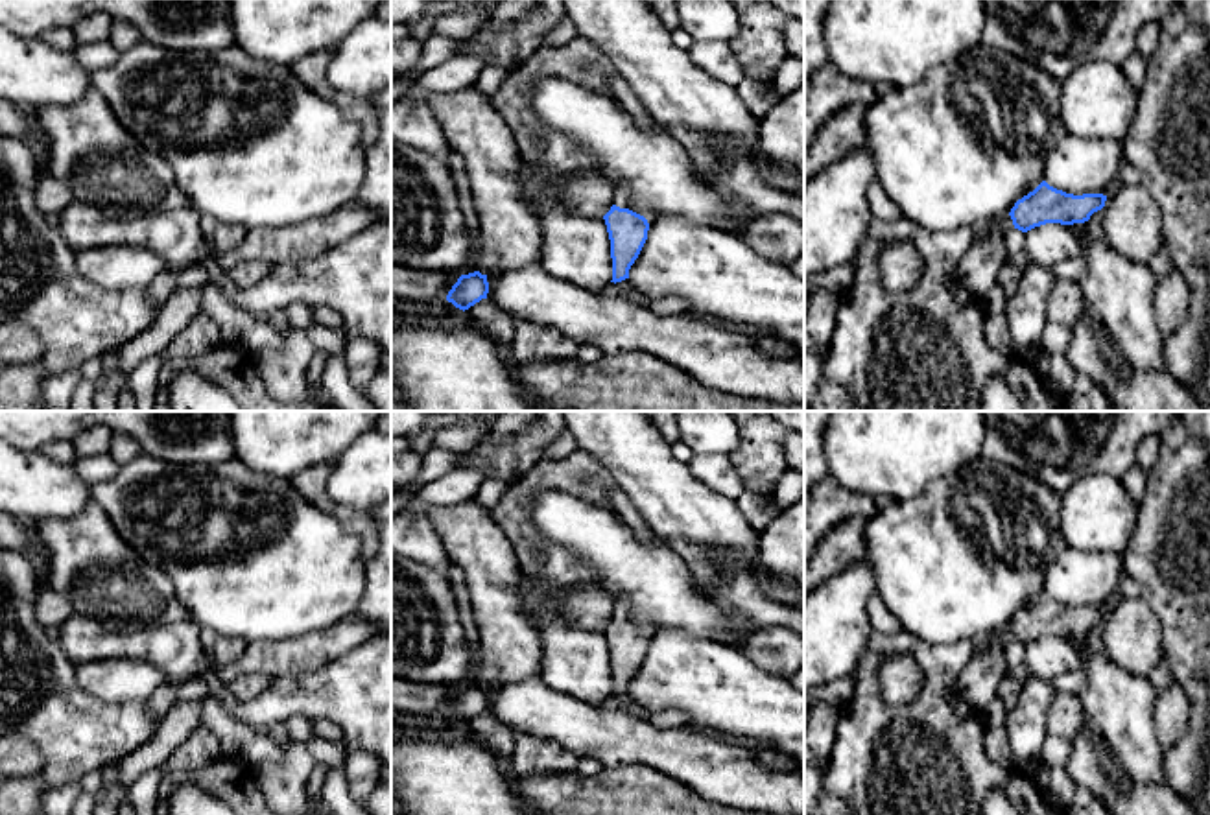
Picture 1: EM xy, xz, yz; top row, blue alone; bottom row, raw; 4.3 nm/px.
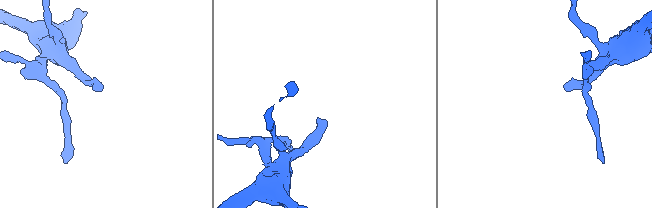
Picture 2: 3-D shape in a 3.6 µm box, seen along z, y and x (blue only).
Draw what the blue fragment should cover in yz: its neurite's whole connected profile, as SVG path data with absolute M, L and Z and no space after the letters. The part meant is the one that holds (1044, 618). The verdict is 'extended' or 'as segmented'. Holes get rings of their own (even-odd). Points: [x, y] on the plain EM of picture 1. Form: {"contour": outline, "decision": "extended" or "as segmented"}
{"contour": "M1042 594L1033 605L1018 612L1009 627L974 642L974 655L981 655L1000 642L1014 640L1027 645L1046 636L1085 636L1094 625L1105 620L1105 614L1107 608L1103 607L1074 608Z", "decision": "extended"}

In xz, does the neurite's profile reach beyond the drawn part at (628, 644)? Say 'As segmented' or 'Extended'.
Extended

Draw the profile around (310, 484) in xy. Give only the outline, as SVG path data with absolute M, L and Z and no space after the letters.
M317 463L295 474L290 479L291 487L323 513L334 514L341 529L358 538L362 557L369 561L378 553L378 522L369 511L341 507L328 496L326 481L332 468L334 463Z

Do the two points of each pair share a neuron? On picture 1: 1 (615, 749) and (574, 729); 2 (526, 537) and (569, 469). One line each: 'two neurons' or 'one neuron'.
1: one neuron
2: one neuron

